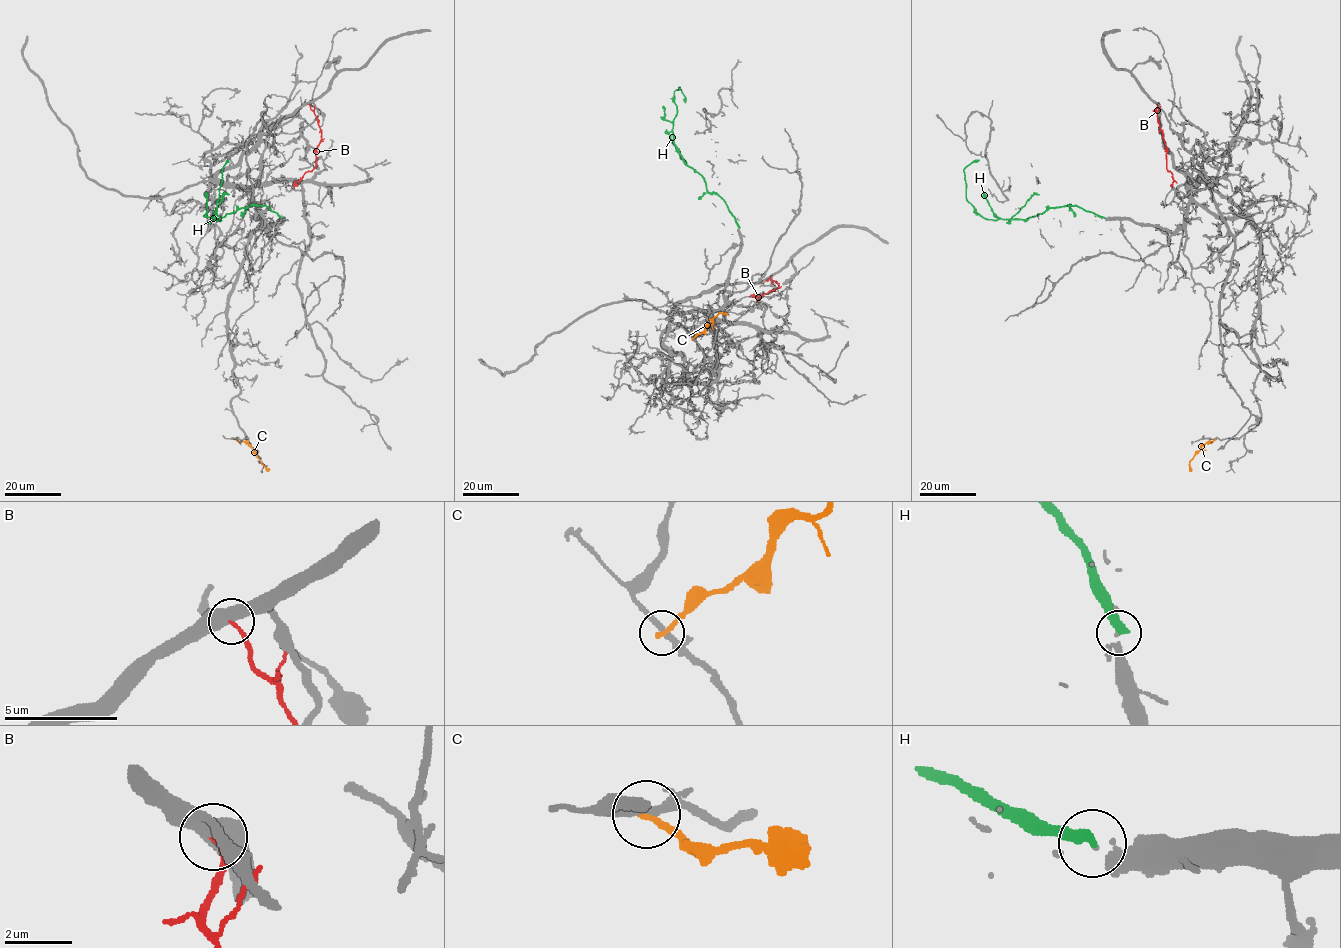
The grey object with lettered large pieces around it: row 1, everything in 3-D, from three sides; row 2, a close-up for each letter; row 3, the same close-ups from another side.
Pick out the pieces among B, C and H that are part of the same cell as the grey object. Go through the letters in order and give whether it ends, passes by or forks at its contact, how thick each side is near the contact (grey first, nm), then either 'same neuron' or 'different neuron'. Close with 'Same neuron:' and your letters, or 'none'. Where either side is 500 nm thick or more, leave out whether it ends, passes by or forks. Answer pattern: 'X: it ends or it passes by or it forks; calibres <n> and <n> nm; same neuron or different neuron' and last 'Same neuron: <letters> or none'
B: calibres 550 and 150 nm; different neuron
C: it ends; calibres 200 and 200 nm; different neuron
H: it ends; calibres 240 and 400 nm; different neuron
Same neuron: none

